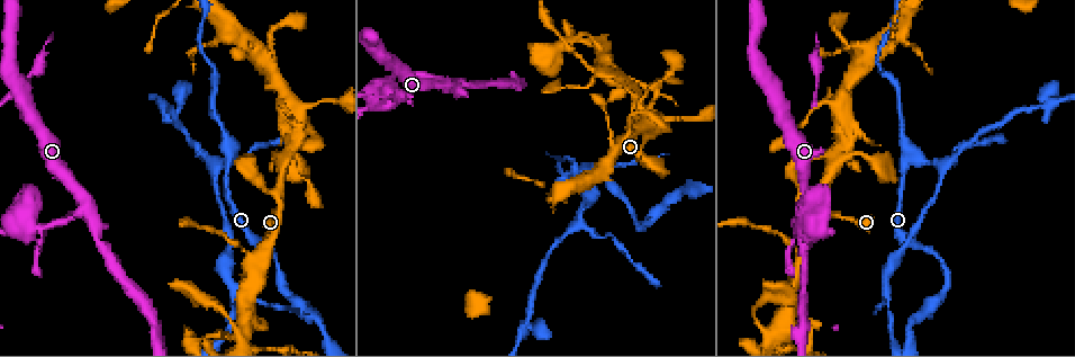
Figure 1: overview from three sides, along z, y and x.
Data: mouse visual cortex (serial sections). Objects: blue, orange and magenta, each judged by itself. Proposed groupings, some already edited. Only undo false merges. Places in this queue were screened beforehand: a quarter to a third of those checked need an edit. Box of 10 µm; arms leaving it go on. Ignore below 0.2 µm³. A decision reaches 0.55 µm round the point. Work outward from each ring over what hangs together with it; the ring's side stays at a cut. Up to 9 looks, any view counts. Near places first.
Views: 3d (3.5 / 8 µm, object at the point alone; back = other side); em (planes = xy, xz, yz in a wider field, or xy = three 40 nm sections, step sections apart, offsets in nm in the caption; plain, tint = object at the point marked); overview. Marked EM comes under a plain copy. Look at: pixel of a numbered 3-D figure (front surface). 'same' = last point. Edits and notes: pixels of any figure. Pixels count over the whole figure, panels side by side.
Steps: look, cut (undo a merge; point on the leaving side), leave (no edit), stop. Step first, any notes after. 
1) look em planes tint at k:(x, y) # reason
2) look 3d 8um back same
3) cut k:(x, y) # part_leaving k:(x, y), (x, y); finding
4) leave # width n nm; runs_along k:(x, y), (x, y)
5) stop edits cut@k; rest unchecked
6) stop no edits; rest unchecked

look 3d 3.5um back at 1:(447, 83) # arms part here

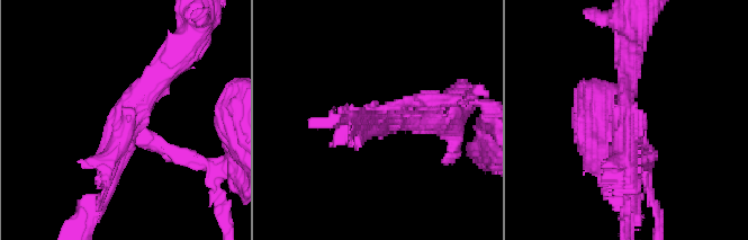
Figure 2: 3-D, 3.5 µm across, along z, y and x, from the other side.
look em xy step 5 tint at 2:(378, 119)

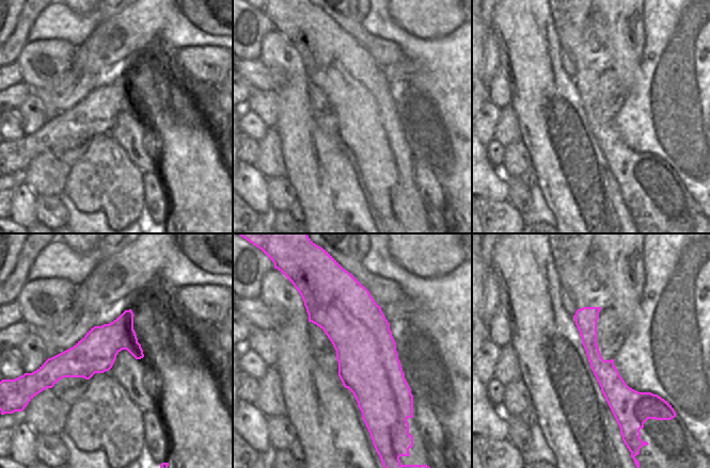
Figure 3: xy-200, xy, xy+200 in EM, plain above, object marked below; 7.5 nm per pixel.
look em xy step 1 tint same

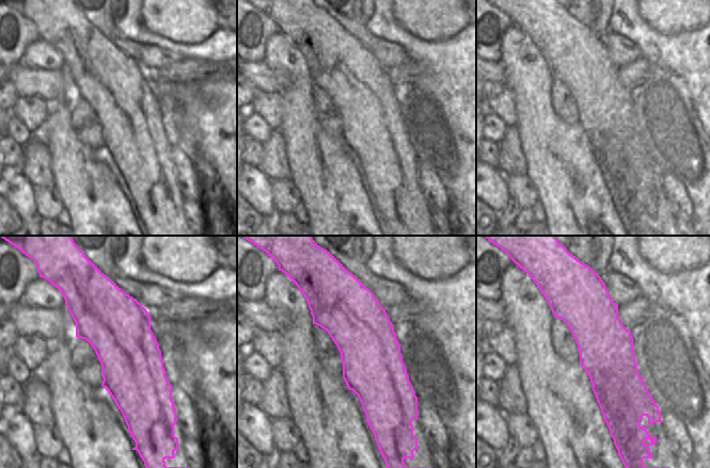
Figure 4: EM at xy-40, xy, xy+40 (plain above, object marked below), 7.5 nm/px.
cut 2:(424, 95) # part_leaving 2:(143, 135), (177, 156), (232, 169); two cells meet here

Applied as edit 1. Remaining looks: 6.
look 3d 8um at 1:(216, 166) # arms part here

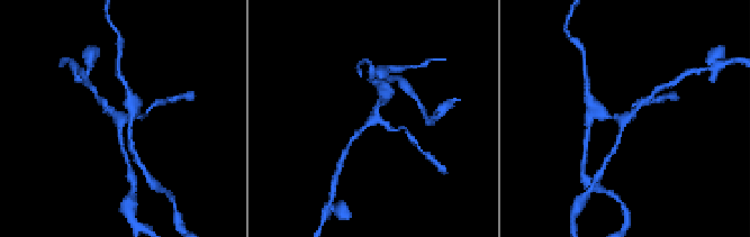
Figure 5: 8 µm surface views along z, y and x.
look em xy step 5 tint same # shape alone is not enough

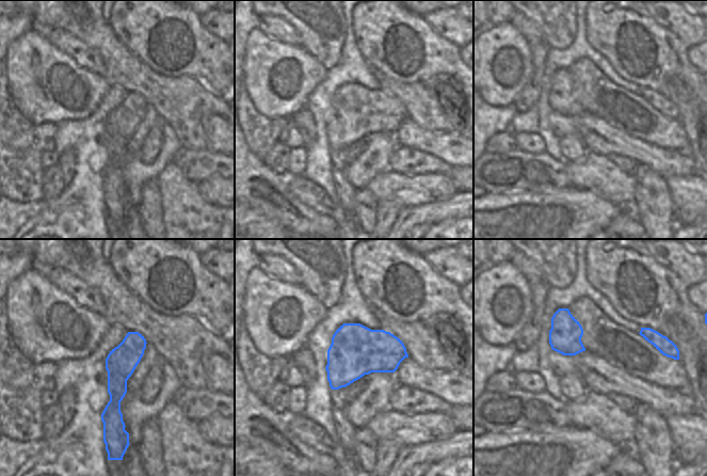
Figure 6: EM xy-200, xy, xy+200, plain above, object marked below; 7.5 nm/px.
cut 5:(630, 115) # two cells meet here

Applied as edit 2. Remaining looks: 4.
look 3d 3.5um back at 1:(798, 259)

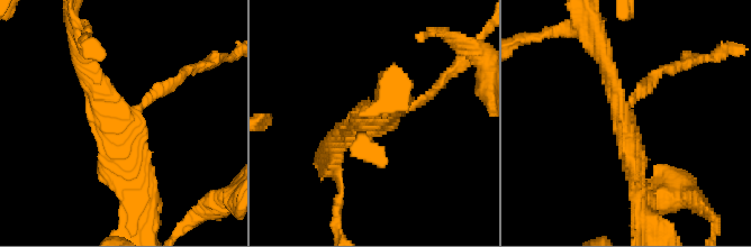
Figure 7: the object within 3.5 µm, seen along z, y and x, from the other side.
look em xy step 3 tint at 7:(121, 120) # arms 3; arm_widths 150, 200, 300 nm

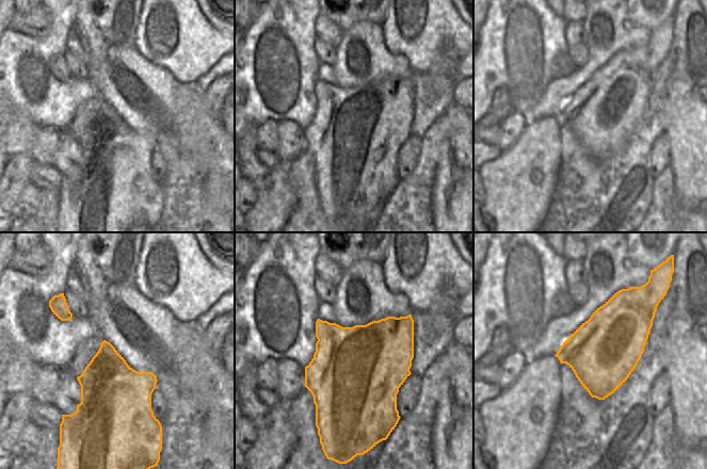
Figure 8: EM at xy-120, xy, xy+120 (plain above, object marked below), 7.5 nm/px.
cut 7:(425, 98) # a second cell is stuck on

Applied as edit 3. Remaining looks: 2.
look 3d 8um at 1:(783, 328) # thin arm on a thick one

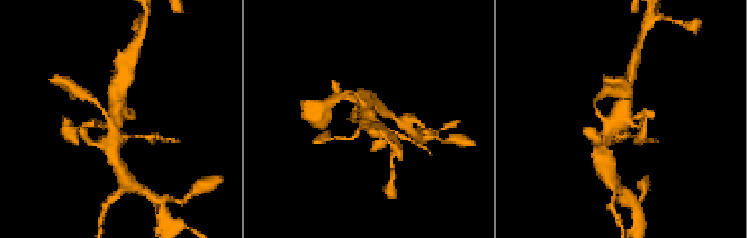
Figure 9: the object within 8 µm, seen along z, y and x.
look em xy step 1 tint same # shape alone is not enough

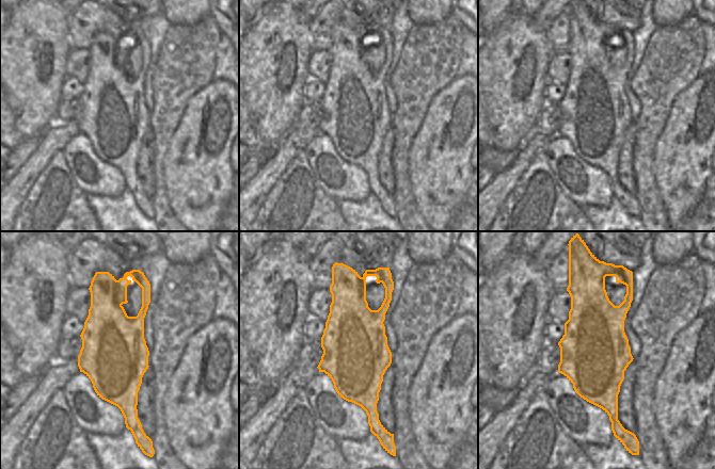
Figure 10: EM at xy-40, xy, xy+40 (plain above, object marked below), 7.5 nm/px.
leave # runs_along 9:(628, 87), (615, 124), (596, 111); continuous, no second cell

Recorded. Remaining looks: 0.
stop edits cut@2, cut@5, cut@7; rest unchecked

